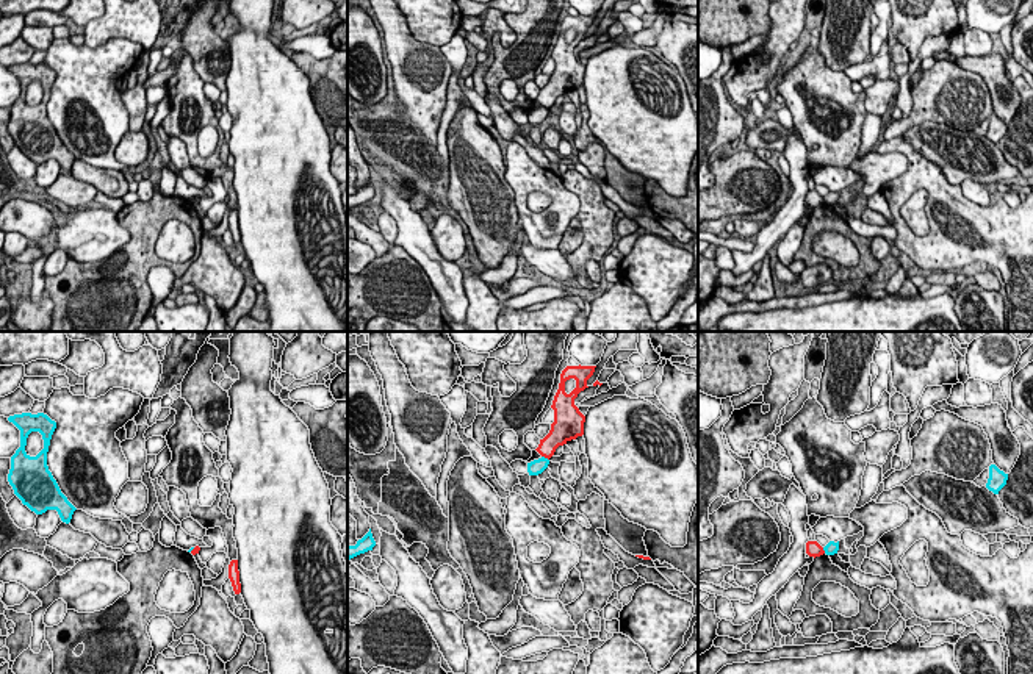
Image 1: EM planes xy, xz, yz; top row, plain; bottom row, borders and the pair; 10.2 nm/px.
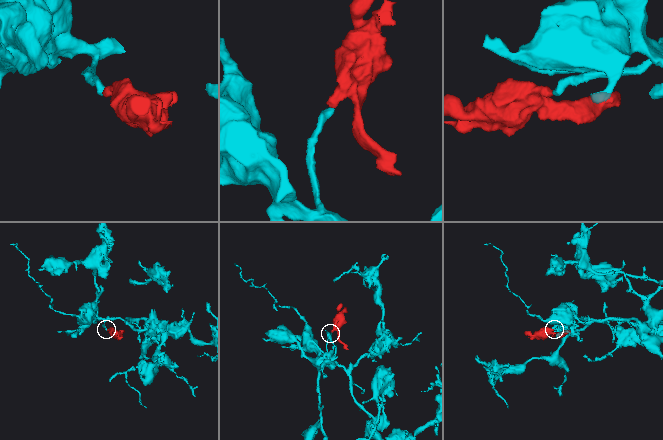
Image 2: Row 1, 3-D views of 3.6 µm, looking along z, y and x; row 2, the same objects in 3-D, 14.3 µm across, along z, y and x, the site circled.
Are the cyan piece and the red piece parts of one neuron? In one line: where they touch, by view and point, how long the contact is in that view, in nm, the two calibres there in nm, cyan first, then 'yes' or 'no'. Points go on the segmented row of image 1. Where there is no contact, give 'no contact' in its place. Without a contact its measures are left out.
xz (543, 457) | 100 nm | 160/190 nm | no

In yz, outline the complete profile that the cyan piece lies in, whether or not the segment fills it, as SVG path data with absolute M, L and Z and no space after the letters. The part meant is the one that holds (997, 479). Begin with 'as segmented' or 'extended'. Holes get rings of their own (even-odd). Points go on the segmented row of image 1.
as segmented; M995 464L989 466L989 479L986 483L986 488L992 491L994 494L999 494L999 491L1006 485L1008 474L1000 471Z

